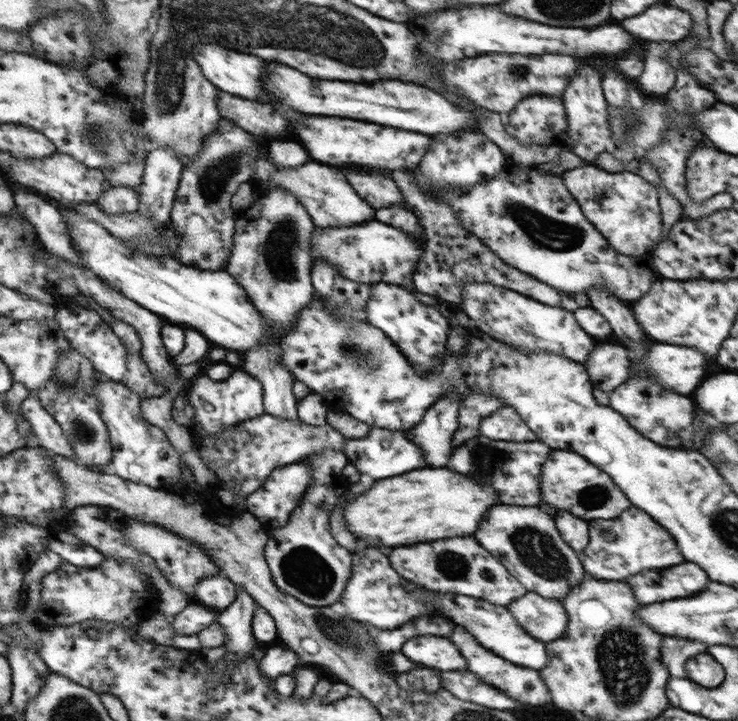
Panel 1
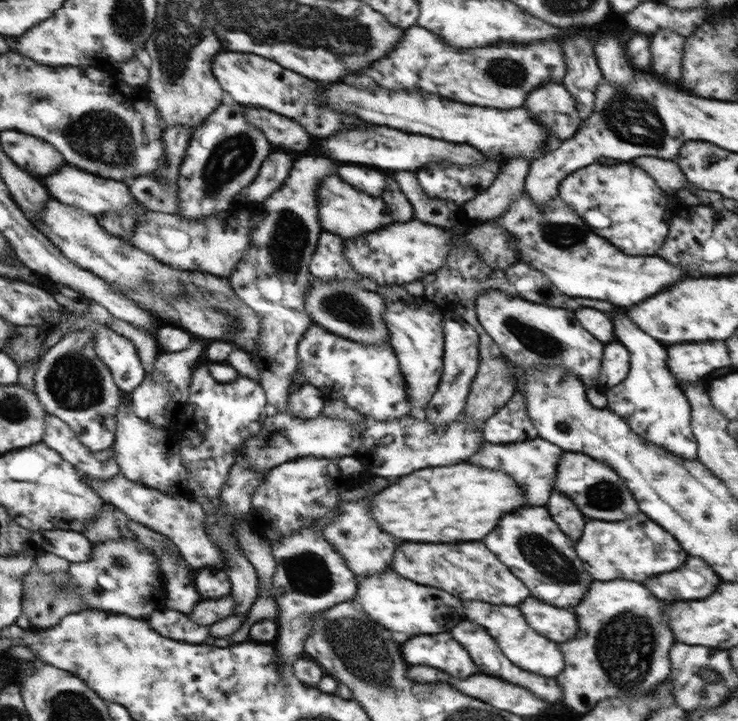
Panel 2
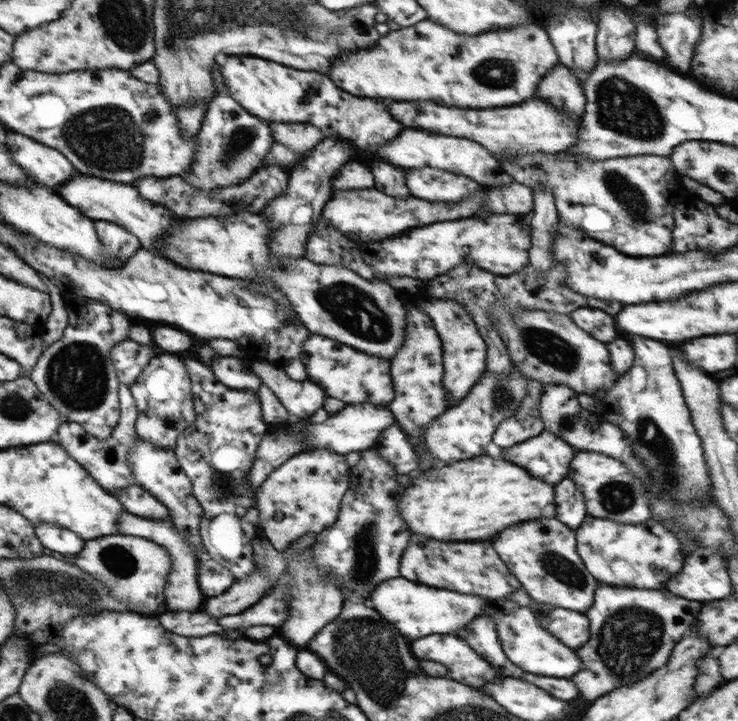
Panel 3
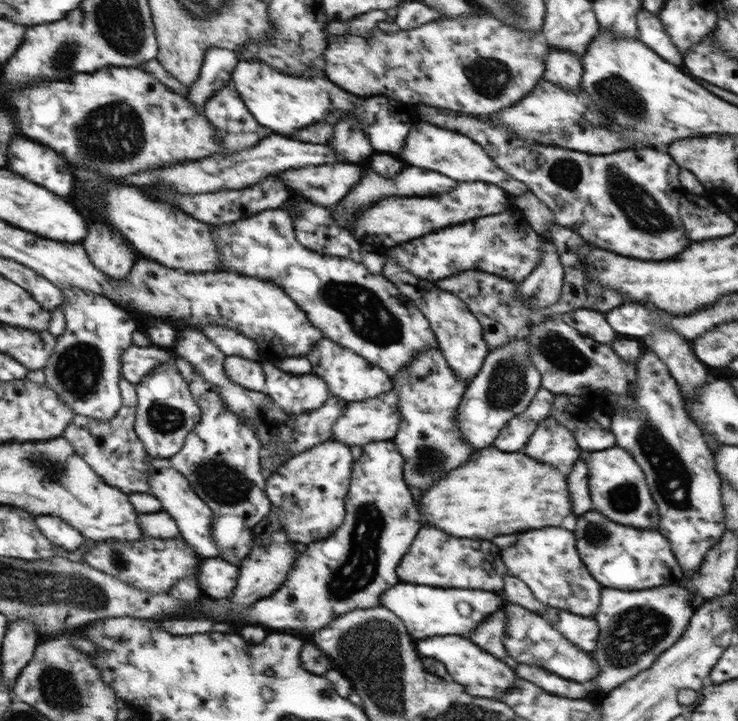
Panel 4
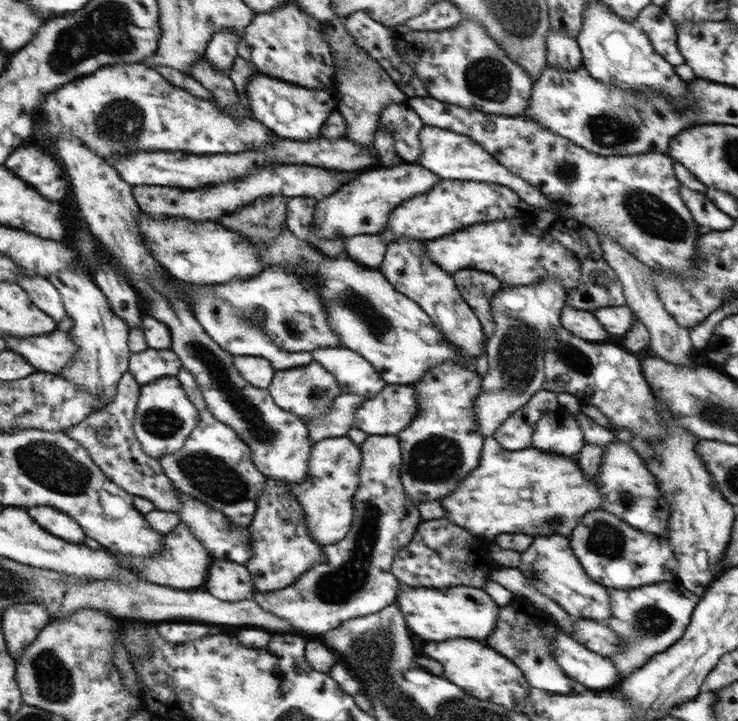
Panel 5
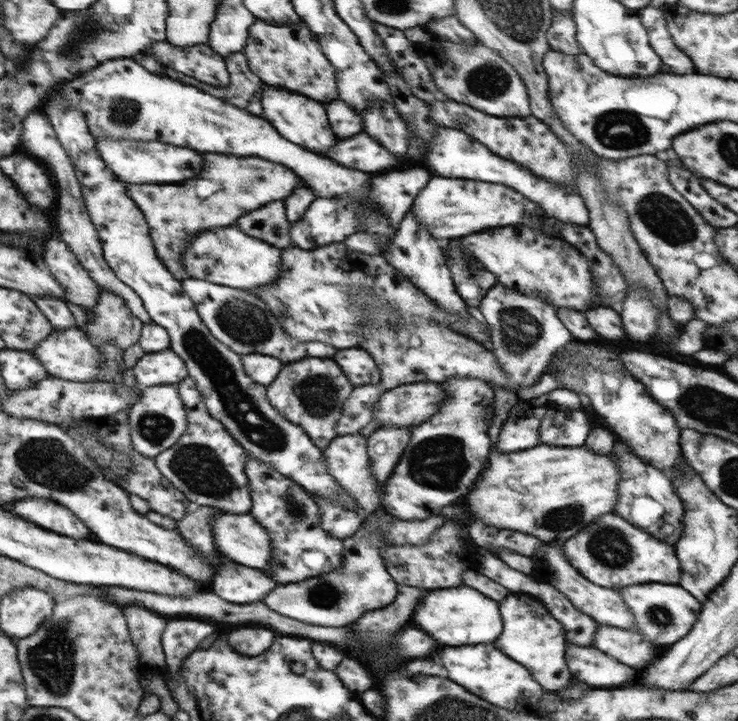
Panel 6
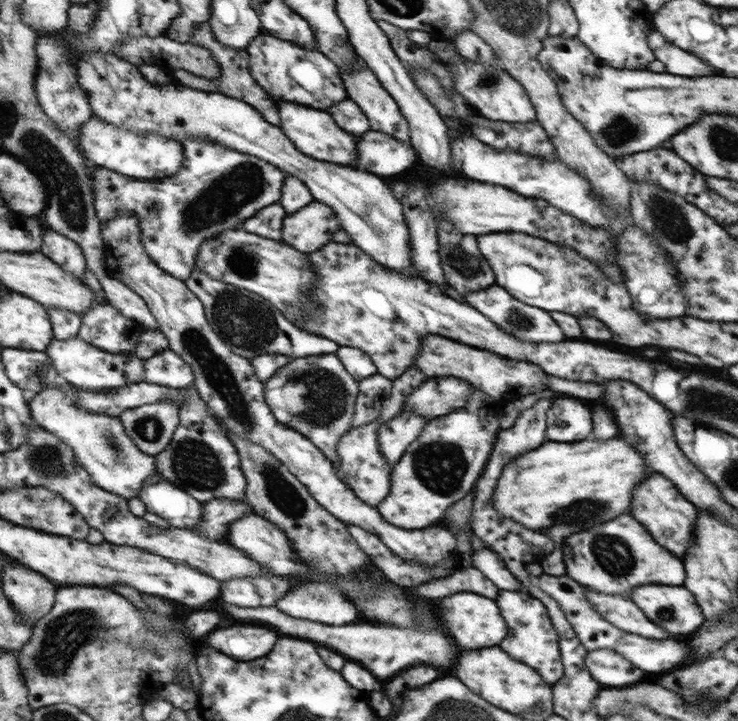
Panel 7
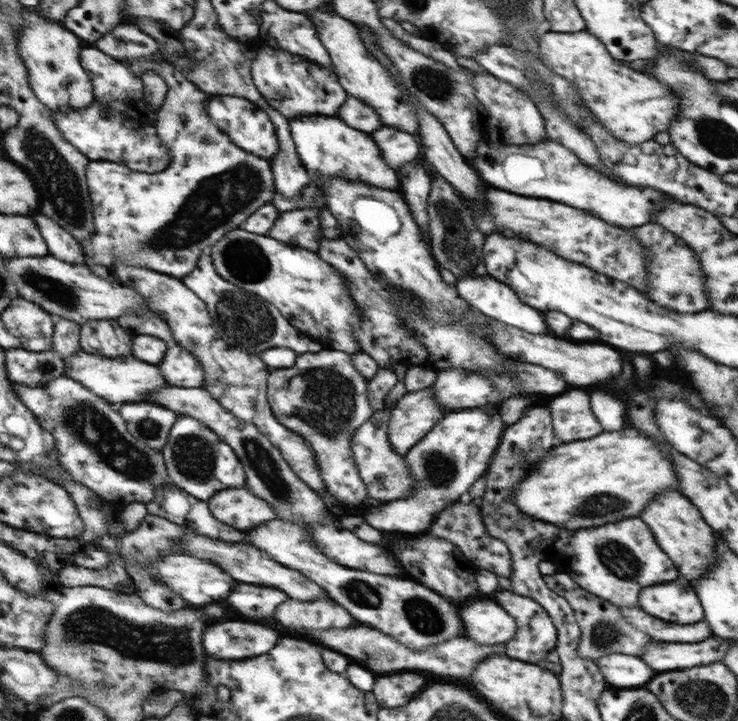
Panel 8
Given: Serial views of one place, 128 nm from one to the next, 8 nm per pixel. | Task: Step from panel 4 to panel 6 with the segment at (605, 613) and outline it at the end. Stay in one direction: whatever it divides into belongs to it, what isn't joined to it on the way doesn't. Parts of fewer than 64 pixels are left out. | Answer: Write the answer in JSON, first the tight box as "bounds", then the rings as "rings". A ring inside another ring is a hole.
{"bounds":[619,584,703,648],"rings":[[[669,584],[629,586],[629,590],[619,590],[619,593],[633,613],[637,632],[657,648],[661,648],[661,644],[672,645],[679,638],[683,638],[691,630],[693,622],[700,614],[700,609],[703,608],[689,591],[683,590],[678,584],[677,586]]]}

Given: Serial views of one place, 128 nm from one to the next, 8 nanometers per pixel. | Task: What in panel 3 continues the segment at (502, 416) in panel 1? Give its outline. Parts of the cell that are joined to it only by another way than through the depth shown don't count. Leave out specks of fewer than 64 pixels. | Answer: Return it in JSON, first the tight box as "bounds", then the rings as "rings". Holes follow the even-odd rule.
{"bounds":[492,379,544,449],"rings":[[[529,379],[527,389],[528,394],[525,394],[513,416],[501,421],[492,434],[493,444],[501,449],[509,449],[513,444],[519,445],[544,430],[544,422],[541,422],[539,414],[541,383]]]}

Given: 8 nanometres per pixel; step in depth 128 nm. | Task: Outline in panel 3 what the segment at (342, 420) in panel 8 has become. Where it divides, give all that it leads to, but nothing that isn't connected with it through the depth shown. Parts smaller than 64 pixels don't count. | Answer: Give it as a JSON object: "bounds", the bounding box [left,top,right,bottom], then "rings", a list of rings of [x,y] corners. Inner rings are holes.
{"bounds":[250,358,326,419],"rings":[[[262,358],[261,361],[252,361],[250,366],[292,419],[311,417],[322,408],[326,394],[317,383],[309,379],[297,381],[289,378],[281,365]]]}

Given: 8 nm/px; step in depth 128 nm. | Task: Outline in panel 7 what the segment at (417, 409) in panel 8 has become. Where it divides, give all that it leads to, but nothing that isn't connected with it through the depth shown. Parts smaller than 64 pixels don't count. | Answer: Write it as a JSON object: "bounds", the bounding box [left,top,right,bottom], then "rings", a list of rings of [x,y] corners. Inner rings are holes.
{"bounds":[377,411,429,466],"rings":[[[399,411],[377,428],[379,453],[393,466],[399,461],[404,450],[417,438],[421,428],[429,419],[411,411]]]}

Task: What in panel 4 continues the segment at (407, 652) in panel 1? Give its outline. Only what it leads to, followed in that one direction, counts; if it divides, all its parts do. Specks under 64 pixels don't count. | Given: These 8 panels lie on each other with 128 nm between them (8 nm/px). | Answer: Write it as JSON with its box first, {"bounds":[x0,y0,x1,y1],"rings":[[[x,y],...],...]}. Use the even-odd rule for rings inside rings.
{"bounds":[417,636,515,698],"rings":[[[437,636],[437,638],[419,640],[417,652],[421,656],[439,660],[449,672],[449,676],[453,678],[453,682],[461,682],[461,686],[465,686],[465,690],[469,690],[469,694],[473,696],[501,698],[501,694],[505,694],[515,684],[515,672],[509,666],[505,666],[495,656],[483,652],[481,648],[477,648],[471,640],[463,636]]]}

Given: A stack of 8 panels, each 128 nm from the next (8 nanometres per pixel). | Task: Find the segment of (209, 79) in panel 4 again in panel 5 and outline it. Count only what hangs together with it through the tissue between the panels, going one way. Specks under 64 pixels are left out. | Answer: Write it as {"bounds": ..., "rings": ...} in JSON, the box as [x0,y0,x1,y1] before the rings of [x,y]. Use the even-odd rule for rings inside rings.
{"bounds":[204,29,241,75],"rings":[[[229,29],[219,31],[208,42],[204,57],[213,65],[213,69],[227,75],[231,72],[232,64],[236,60],[236,47],[240,46],[240,43],[241,38],[233,31],[229,31]]]}

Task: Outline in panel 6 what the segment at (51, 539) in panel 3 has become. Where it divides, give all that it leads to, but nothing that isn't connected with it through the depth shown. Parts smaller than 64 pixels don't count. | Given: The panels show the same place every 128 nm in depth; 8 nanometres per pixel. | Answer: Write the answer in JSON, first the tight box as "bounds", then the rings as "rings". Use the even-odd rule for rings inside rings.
{"bounds":[5,498,89,538],"rings":[[[23,498],[5,504],[5,510],[13,510],[15,514],[21,514],[21,518],[29,518],[29,522],[37,522],[37,526],[45,526],[45,530],[57,530],[57,534],[65,534],[71,538],[89,536],[89,527],[83,520],[53,499]]]}

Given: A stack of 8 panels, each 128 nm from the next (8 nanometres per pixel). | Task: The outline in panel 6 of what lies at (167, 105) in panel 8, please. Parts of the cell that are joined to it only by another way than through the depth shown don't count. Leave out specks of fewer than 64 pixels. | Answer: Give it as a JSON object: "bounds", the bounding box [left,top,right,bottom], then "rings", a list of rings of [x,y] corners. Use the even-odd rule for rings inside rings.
{"bounds":[129,153,304,281],"rings":[[[199,153],[199,156],[203,160],[201,166],[204,168],[197,173],[195,178],[183,180],[183,182],[177,182],[177,184],[165,184],[165,186],[159,188],[159,192],[157,190],[151,192],[149,184],[139,186],[129,184],[129,196],[136,202],[137,207],[144,212],[148,226],[152,229],[152,240],[156,246],[156,254],[178,281],[187,279],[188,274],[184,271],[181,256],[195,234],[217,227],[229,227],[241,217],[244,217],[246,213],[261,209],[263,206],[269,205],[270,202],[275,202],[275,200],[281,201],[281,198],[285,199],[293,191],[304,187],[303,180],[299,178],[299,175],[293,174],[288,167],[277,163],[273,164],[273,162],[267,162],[267,160],[261,160],[261,158],[238,157],[237,155],[221,153]]]}

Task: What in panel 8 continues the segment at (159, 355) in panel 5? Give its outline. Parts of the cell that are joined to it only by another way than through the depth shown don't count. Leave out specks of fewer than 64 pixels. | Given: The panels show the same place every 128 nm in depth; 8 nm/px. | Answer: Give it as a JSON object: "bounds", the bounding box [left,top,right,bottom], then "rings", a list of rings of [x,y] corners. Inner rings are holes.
{"bounds":[160,344,204,388],"rings":[[[177,344],[168,346],[164,361],[160,364],[167,384],[183,388],[203,387],[204,367],[192,351]]]}

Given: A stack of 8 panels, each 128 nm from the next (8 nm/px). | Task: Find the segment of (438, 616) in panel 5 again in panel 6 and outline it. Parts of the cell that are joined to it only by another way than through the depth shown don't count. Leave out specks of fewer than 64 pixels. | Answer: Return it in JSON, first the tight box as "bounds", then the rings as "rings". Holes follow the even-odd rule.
{"bounds":[413,587,501,646],"rings":[[[473,587],[445,588],[429,592],[417,604],[417,616],[413,624],[427,634],[431,634],[437,642],[447,646],[467,646],[467,644],[487,644],[493,642],[501,634],[501,618],[497,612],[498,602],[493,602],[479,594]]]}

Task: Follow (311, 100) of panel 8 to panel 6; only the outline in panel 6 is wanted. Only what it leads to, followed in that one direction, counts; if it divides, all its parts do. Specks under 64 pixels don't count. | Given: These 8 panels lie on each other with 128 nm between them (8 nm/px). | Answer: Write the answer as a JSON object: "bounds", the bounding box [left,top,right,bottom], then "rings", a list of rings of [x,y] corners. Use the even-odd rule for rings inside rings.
{"bounds":[242,19,337,106],"rings":[[[256,19],[248,33],[248,42],[242,53],[249,70],[262,83],[305,95],[326,106],[337,99],[335,69],[323,56],[313,32],[305,26],[305,22],[295,26],[275,26]]]}

